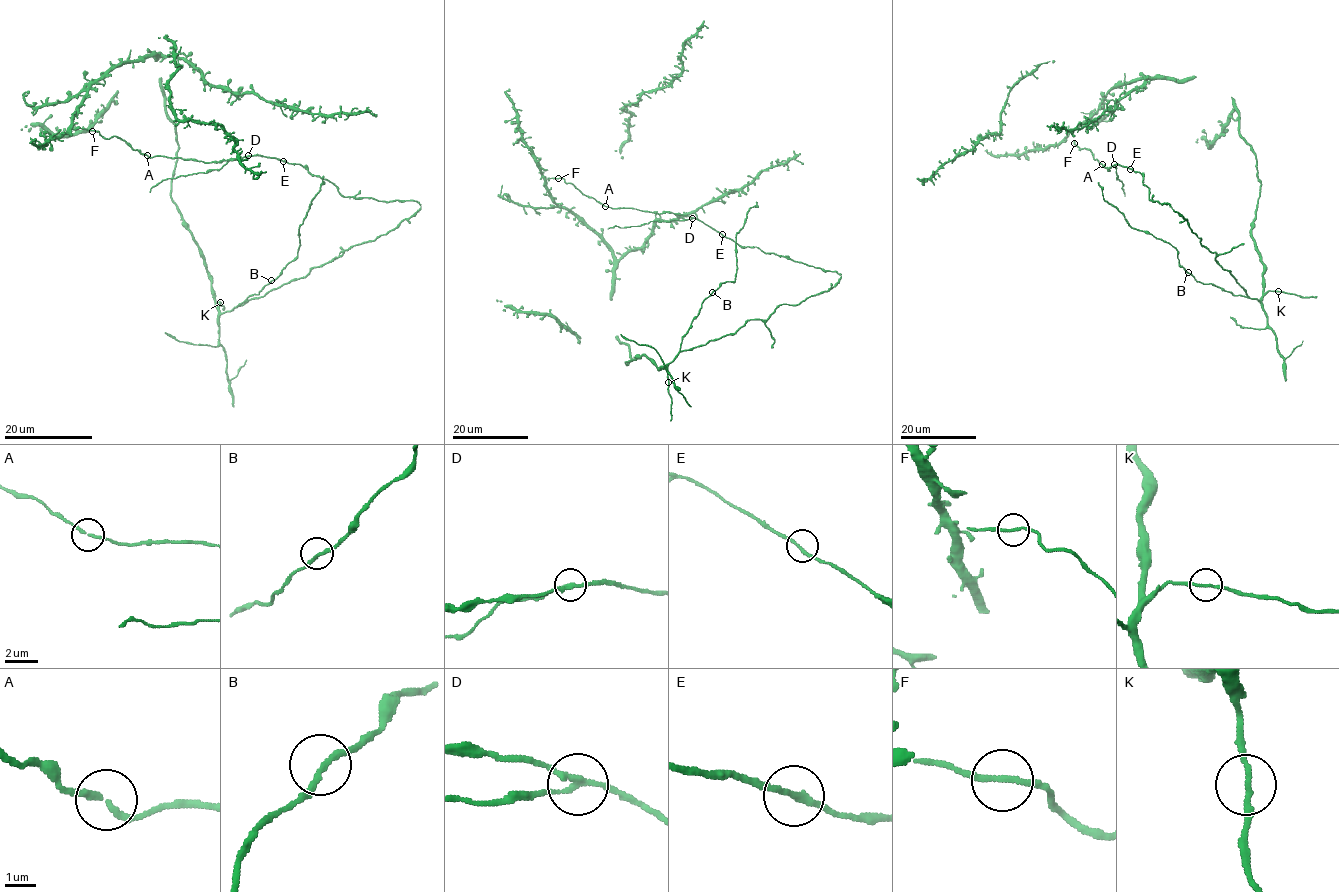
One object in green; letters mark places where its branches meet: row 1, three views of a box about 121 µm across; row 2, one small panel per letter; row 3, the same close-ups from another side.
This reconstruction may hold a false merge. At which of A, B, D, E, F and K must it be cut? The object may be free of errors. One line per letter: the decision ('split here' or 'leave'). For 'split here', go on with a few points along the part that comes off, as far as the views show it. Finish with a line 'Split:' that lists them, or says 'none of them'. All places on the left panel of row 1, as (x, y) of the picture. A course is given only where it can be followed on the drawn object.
A: leave
B: leave
D: split here | (248, 155), (229, 160), (220, 168), (205, 173), (162, 179), (150, 192)
E: leave
F: leave
K: leave
Split: D

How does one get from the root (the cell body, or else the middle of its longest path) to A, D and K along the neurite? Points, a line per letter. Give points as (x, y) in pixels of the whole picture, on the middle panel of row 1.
A: (721, 235), (686, 215), (605, 206)
D: (721, 235), (692, 218)
K: (721, 235), (841, 277), (766, 320), (682, 350), (668, 381)

